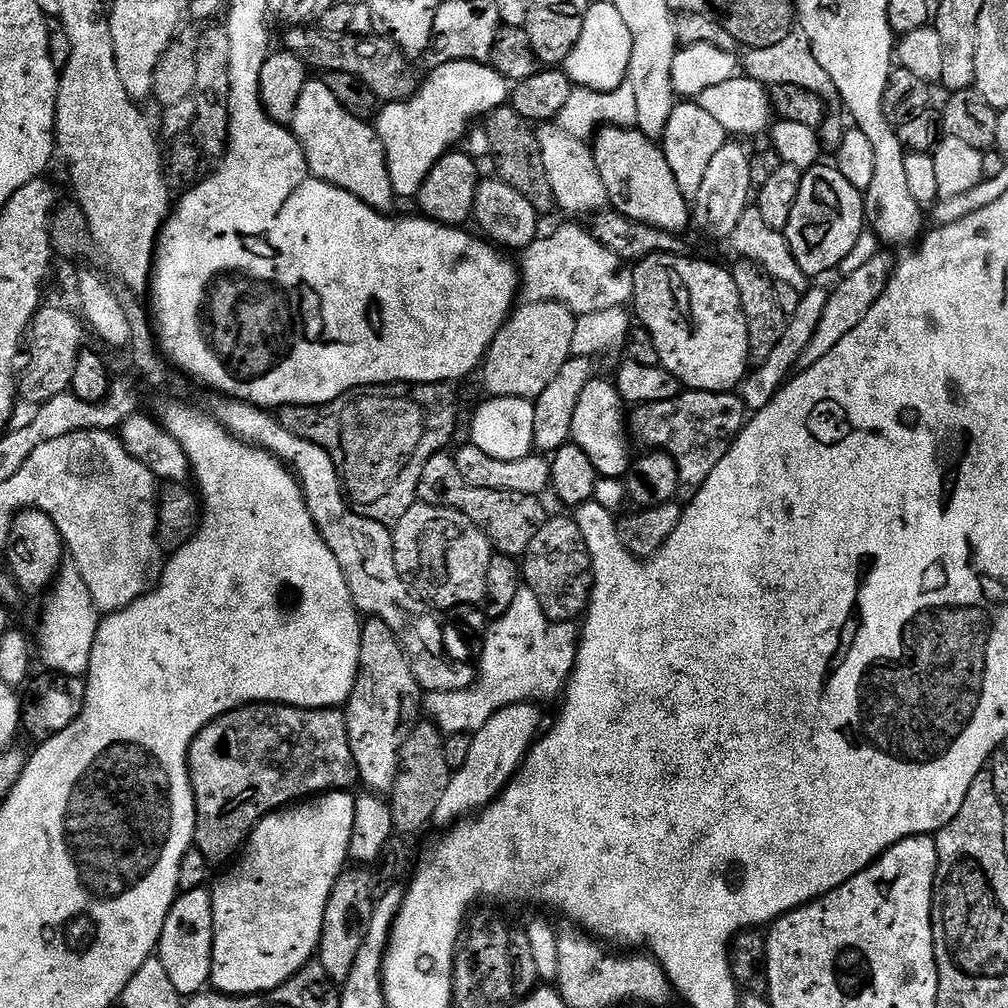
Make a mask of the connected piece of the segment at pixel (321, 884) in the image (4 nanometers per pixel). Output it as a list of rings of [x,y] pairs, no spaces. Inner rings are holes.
[[[351,791],[325,792],[315,798],[305,799],[295,806],[289,806],[283,810],[273,812],[272,815],[264,817],[248,833],[246,843],[239,853],[238,859],[227,869],[229,872],[216,885],[213,883],[210,888],[212,913],[214,914],[212,979],[210,984],[215,991],[223,992],[225,996],[259,996],[262,992],[269,992],[278,986],[282,986],[291,976],[298,974],[298,970],[305,968],[313,957],[317,955],[320,947],[320,935],[322,934],[322,918],[326,914],[326,902],[330,898],[330,890],[334,890],[334,882],[340,877],[341,872],[345,871],[346,865],[349,863],[348,847],[350,846],[350,834],[354,830],[355,805],[356,796]]]

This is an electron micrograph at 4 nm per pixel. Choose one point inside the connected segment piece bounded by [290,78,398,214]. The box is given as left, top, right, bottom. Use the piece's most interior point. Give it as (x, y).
(344, 151)

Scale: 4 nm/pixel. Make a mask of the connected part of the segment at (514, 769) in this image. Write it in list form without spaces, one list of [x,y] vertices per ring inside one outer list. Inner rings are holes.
[[[535,703],[508,704],[500,708],[482,726],[482,730],[471,733],[470,755],[461,768],[455,769],[442,800],[438,803],[435,823],[451,825],[453,822],[471,817],[481,808],[487,808],[507,788],[512,777],[520,771],[529,748],[536,743],[540,728],[540,712]]]

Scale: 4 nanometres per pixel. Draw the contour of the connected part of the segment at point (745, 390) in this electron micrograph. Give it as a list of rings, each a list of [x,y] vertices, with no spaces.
[[[809,287],[808,291],[801,295],[798,310],[794,310],[794,314],[788,317],[788,325],[782,338],[778,341],[778,346],[774,346],[770,356],[757,363],[745,376],[744,383],[738,389],[738,395],[749,413],[761,412],[776,397],[777,392],[784,387],[789,376],[793,373],[792,367],[797,367],[800,364],[806,346],[810,346],[810,338],[814,338],[814,330],[818,330],[818,322],[822,322],[822,310],[826,310],[828,293],[827,287]]]

